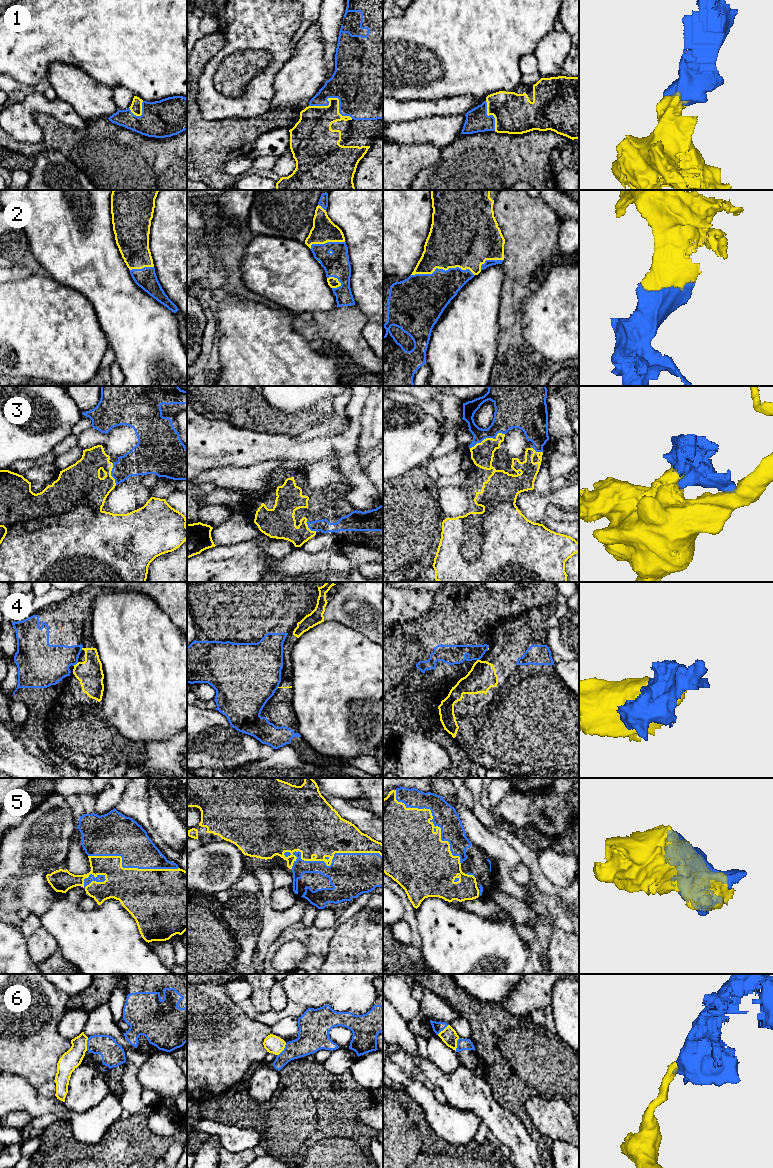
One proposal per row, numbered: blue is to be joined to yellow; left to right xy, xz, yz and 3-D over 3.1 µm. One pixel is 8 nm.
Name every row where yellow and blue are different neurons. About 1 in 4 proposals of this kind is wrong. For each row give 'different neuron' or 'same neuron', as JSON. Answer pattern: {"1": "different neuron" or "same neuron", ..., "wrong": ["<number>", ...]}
{"1": "same neuron", "2": "same neuron", "3": "same neuron", "4": "different neuron", "5": "same neuron", "6": "different neuron", "wrong": ["4", "6"]}

